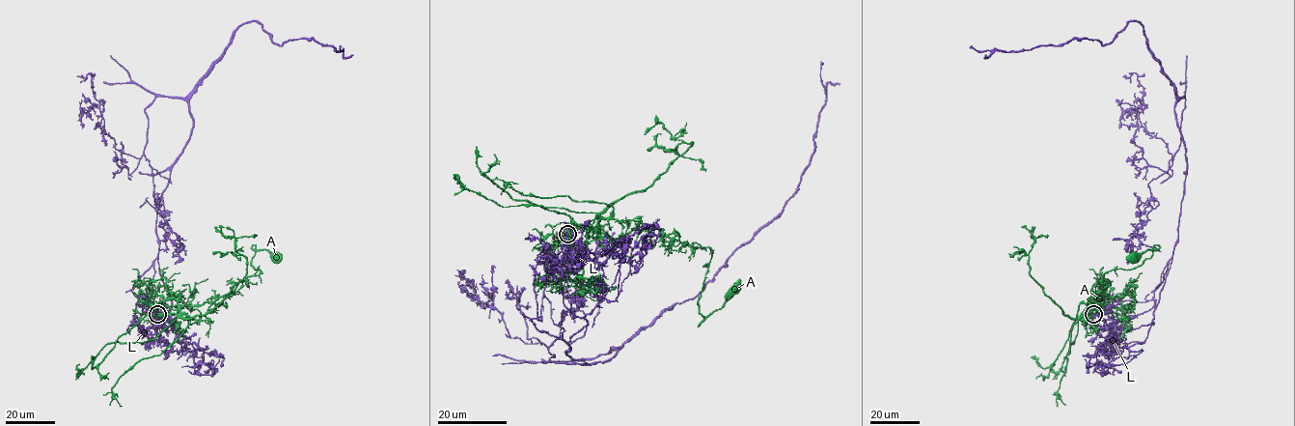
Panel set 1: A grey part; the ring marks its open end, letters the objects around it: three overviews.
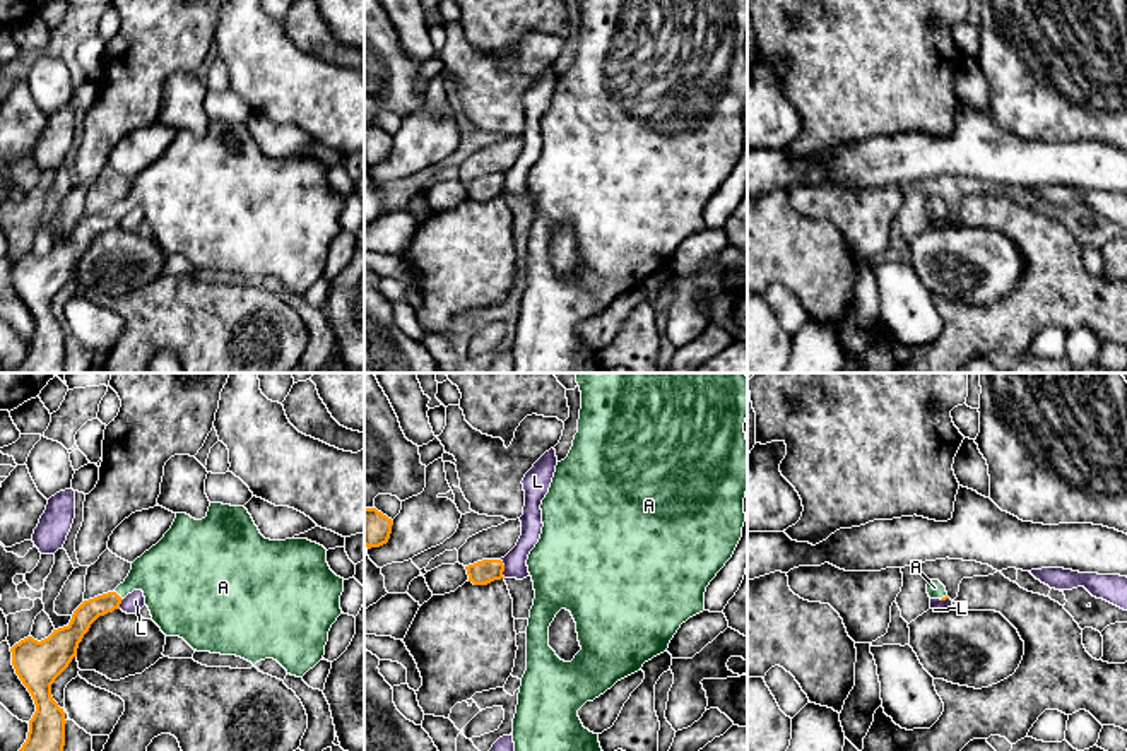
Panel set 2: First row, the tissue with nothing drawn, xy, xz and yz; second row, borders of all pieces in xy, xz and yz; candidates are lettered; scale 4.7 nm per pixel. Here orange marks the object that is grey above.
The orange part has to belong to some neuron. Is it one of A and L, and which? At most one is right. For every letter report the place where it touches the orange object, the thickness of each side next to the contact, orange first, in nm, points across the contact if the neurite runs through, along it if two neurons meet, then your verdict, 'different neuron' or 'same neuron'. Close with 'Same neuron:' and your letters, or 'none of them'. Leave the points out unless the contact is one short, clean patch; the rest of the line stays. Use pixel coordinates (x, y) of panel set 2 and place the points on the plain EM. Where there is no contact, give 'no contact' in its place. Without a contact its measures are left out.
A: xy (118, 212) | 100/280 nm | across xy (88, 228), (118, 212), (147, 190), (166, 190) | same neuron
L: xz (503, 185) | 120/110 nm | along xz (500, 177), (505, 194) | different neuron
Same neuron: A

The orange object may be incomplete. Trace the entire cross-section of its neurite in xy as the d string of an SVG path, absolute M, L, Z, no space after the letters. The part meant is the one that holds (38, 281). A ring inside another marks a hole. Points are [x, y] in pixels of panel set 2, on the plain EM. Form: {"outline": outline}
{"outline": "M210 120L207 133L195 137L186 130L176 130L164 154L132 180L123 200L113 209L84 217L72 231L67 243L38 258L27 253L15 260L12 282L22 301L31 310L36 328L29 337L27 356L14 373L65 373L65 328L51 313L51 301L77 274L79 260L91 241L108 229L120 226L121 217L133 207L142 207L152 238L166 253L183 255L197 269L236 272L253 282L265 275L277 277L291 293L303 294L325 272L328 248L342 231L340 212L344 195L337 193L327 180L327 166L308 156L265 156L245 123Z"}

